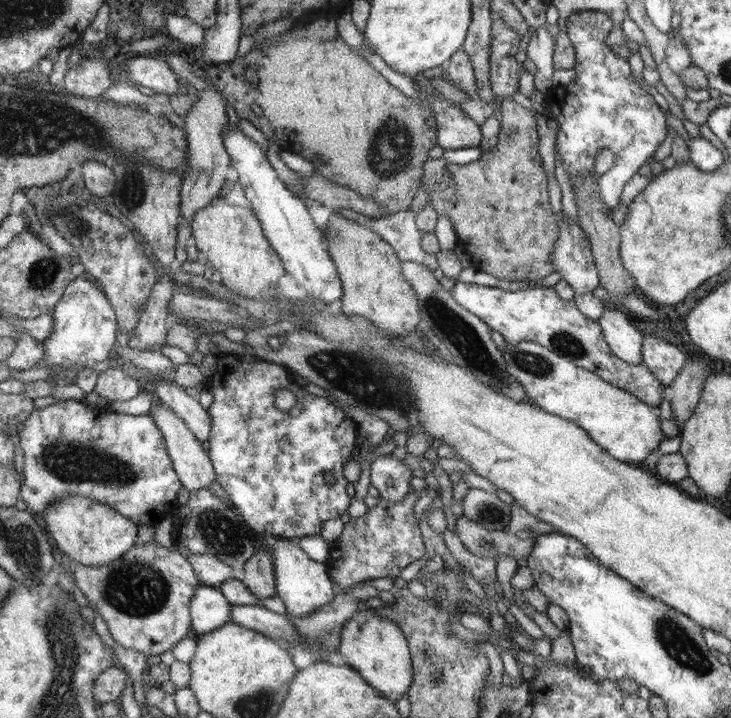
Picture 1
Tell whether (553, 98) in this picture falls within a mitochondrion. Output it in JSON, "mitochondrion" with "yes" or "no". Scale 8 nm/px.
{"mitochondrion":"no"}

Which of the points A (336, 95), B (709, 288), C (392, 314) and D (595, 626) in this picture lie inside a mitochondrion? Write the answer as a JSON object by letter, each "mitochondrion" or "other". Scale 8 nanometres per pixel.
{"A":"other","B":"other","C":"other","D":"other"}

